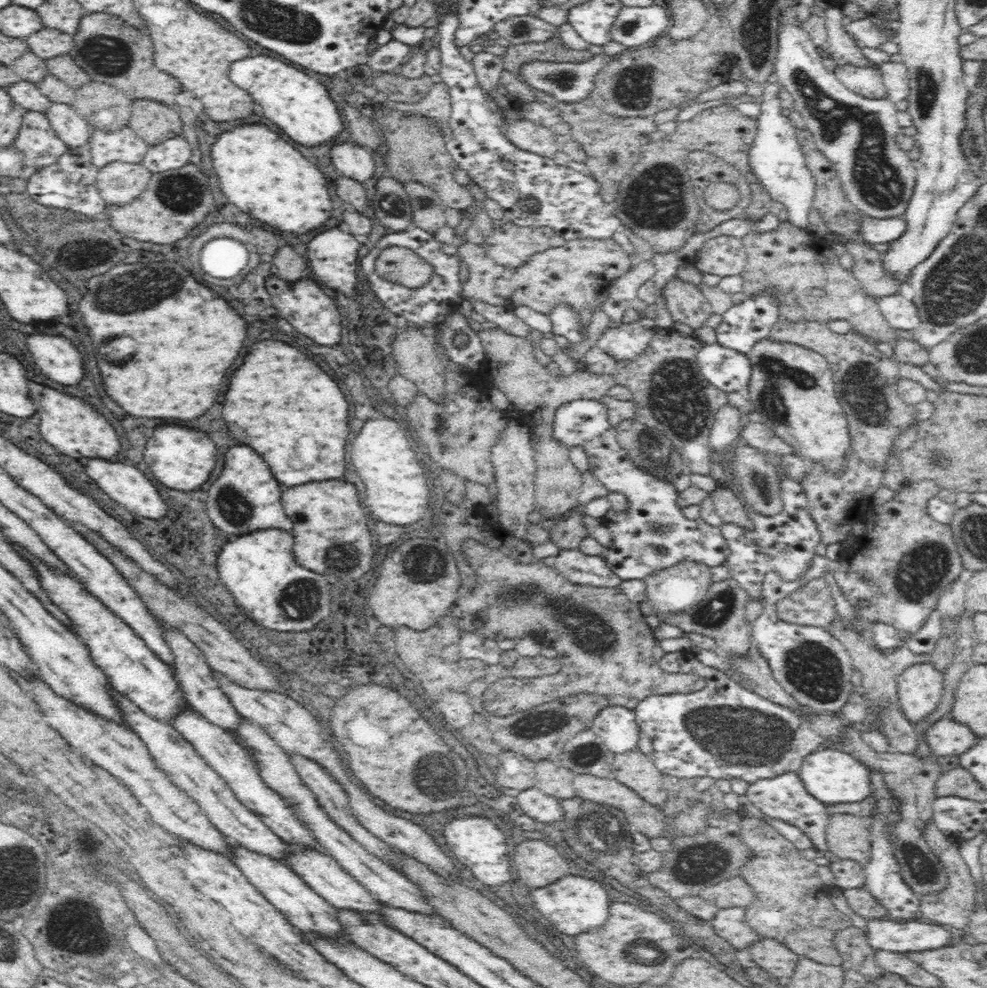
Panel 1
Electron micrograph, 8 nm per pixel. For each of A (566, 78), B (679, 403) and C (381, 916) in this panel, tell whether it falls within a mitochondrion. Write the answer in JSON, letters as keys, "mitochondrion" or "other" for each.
{"A":"mitochondrion","B":"mitochondrion","C":"other"}

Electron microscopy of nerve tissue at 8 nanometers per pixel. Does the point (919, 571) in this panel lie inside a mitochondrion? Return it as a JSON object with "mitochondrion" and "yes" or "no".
{"mitochondrion":"yes"}

